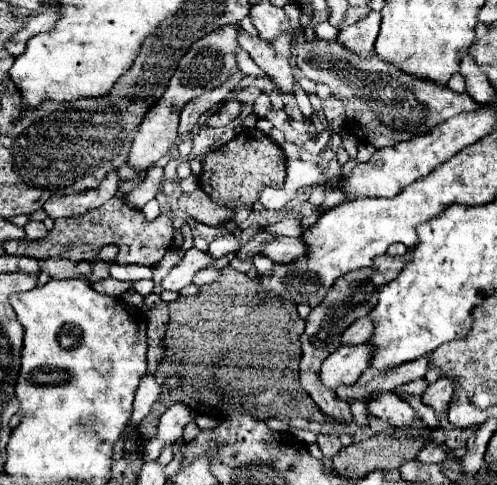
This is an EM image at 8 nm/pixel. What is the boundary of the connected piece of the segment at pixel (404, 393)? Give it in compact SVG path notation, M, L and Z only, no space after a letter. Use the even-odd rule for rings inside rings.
M420 378L420 380L414 380L414 382L410 382L410 384L400 386L400 388L396 390L396 394L398 394L400 398L408 398L408 396L422 396L426 388L428 388L428 382L426 382L424 378Z

